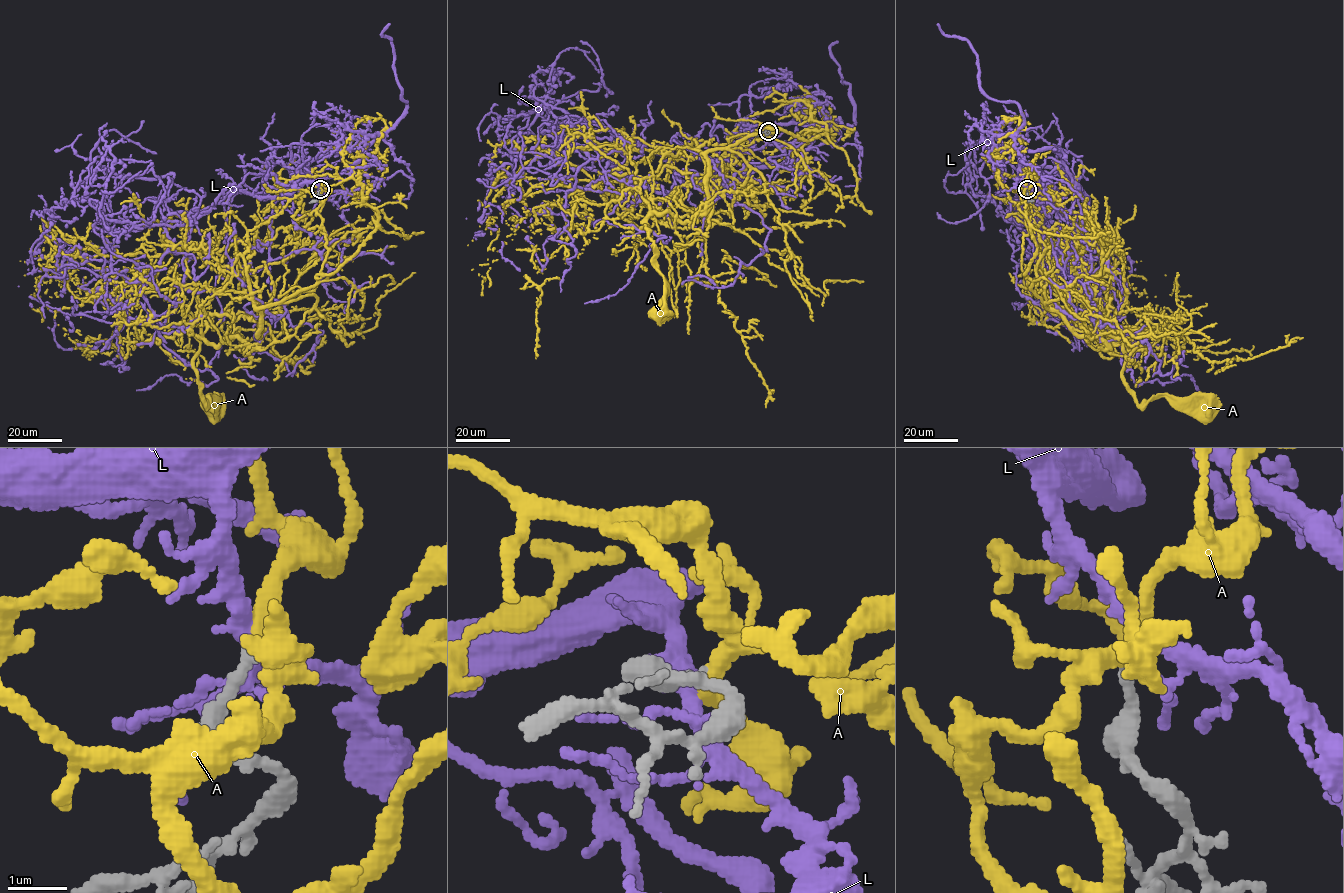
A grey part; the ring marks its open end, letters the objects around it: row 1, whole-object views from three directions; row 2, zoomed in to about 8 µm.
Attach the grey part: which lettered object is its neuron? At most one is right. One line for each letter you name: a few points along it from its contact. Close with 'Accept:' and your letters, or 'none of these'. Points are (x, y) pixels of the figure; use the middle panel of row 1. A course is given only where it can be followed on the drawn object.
L: course (768, 131), (672, 161), (544, 104), (520, 132), (549, 103), (613, 93), (580, 41)
Accept: L

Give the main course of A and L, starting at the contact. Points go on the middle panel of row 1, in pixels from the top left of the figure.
A: (768, 130), (703, 153), (686, 196), (651, 211), (641, 229), (663, 277), (661, 312)
L: (768, 131), (672, 161), (544, 104), (520, 132), (549, 103), (613, 93), (580, 41)

